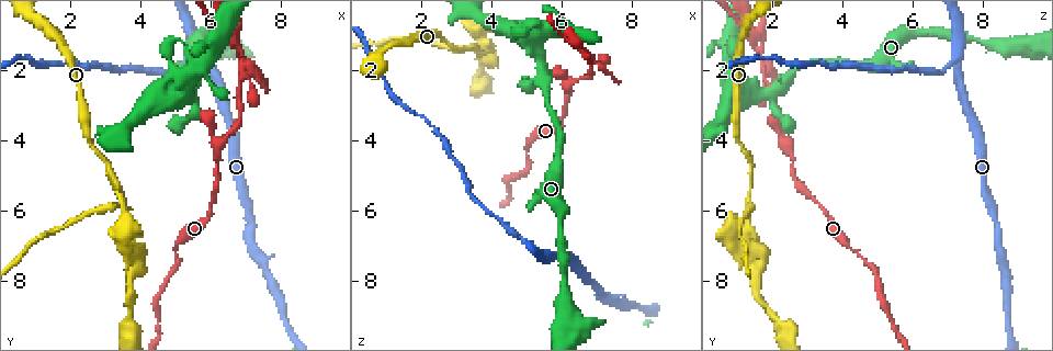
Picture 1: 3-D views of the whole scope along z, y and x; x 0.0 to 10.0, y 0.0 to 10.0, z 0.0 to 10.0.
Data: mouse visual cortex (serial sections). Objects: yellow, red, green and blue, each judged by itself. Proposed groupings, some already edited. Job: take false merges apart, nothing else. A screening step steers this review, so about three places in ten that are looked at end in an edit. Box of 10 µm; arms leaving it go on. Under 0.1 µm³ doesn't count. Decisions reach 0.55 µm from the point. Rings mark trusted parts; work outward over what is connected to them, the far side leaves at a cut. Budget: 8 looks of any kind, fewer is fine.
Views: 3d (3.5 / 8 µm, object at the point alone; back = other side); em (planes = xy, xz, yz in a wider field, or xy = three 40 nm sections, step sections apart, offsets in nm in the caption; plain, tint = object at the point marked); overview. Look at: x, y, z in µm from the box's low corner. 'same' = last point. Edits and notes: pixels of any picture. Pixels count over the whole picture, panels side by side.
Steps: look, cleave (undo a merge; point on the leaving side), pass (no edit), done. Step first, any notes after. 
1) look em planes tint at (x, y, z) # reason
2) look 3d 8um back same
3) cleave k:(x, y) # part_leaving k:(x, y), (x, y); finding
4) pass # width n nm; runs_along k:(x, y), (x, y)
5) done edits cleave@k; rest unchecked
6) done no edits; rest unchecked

look 3d 3.5um at (3.40, 5.75, 1.40) # branch point

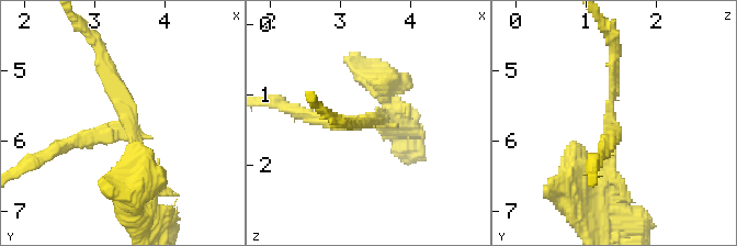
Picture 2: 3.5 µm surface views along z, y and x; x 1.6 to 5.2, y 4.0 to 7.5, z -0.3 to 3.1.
look em xy step 5 tint at (3.45, 5.70, 1.35) # arms 3; arm_widths 150, 200, 200 nm

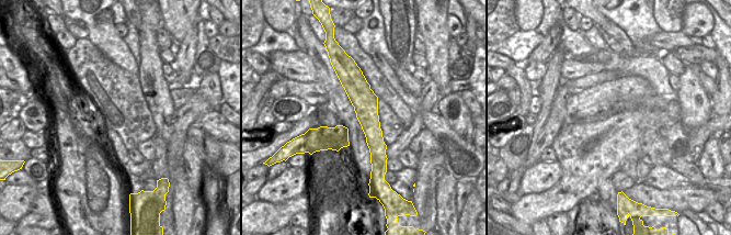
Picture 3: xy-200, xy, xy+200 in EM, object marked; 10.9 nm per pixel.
cleave 2:(83, 135) # part_leaving 2:(121, 125), (31, 161); two cells meet here

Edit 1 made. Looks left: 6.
look 3d 3.5um at (5.60, 1.55, 7.40) # side arm on a straight run

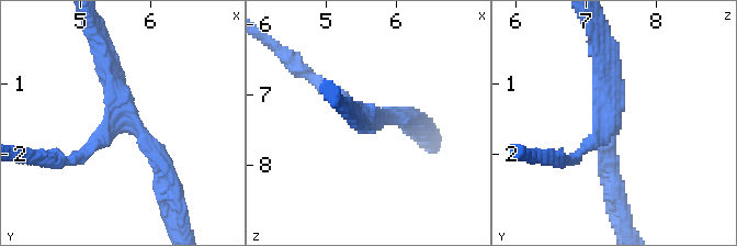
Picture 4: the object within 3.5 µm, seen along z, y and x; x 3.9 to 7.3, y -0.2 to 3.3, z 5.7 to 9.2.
look em planes tint at (5.60, 1.55, 7.35) # arms 3; arm_widths 200, 250, 300 nm

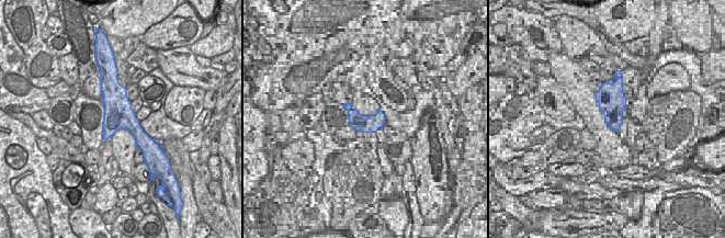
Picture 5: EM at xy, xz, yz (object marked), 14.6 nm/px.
look em xy step 1 tint same # cut it another way

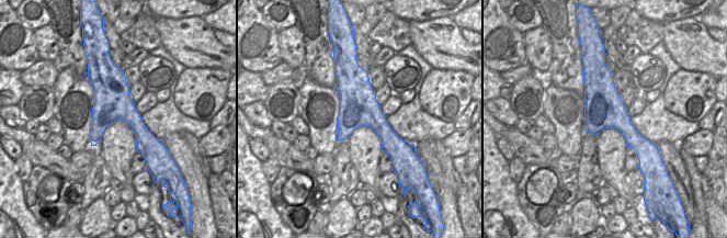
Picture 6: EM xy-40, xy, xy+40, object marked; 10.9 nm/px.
pass # runs_along 4:(415, 119), (374, 124), (324, 85); one cell here

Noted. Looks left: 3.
look 3d 8um at (6.60, 1.05, 1.40) # three arms meet

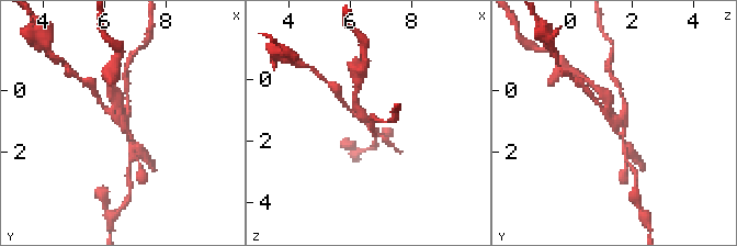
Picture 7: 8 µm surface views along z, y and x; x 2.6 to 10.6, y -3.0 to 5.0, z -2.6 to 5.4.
look em xy step 1 tint same # arms 3; arm_widths 150, 150, 200 nm

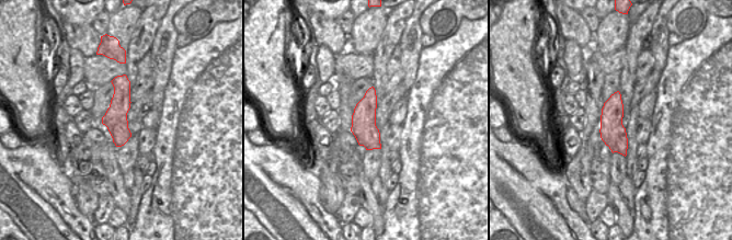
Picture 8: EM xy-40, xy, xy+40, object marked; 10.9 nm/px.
cleave 7:(115, 102) # width 280 nm; part_leaving 7:(621, 136), (611, 113), (610, 98); two cells meet here

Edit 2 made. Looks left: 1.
done edits cleave@2, cleave@7; rest unchecked

